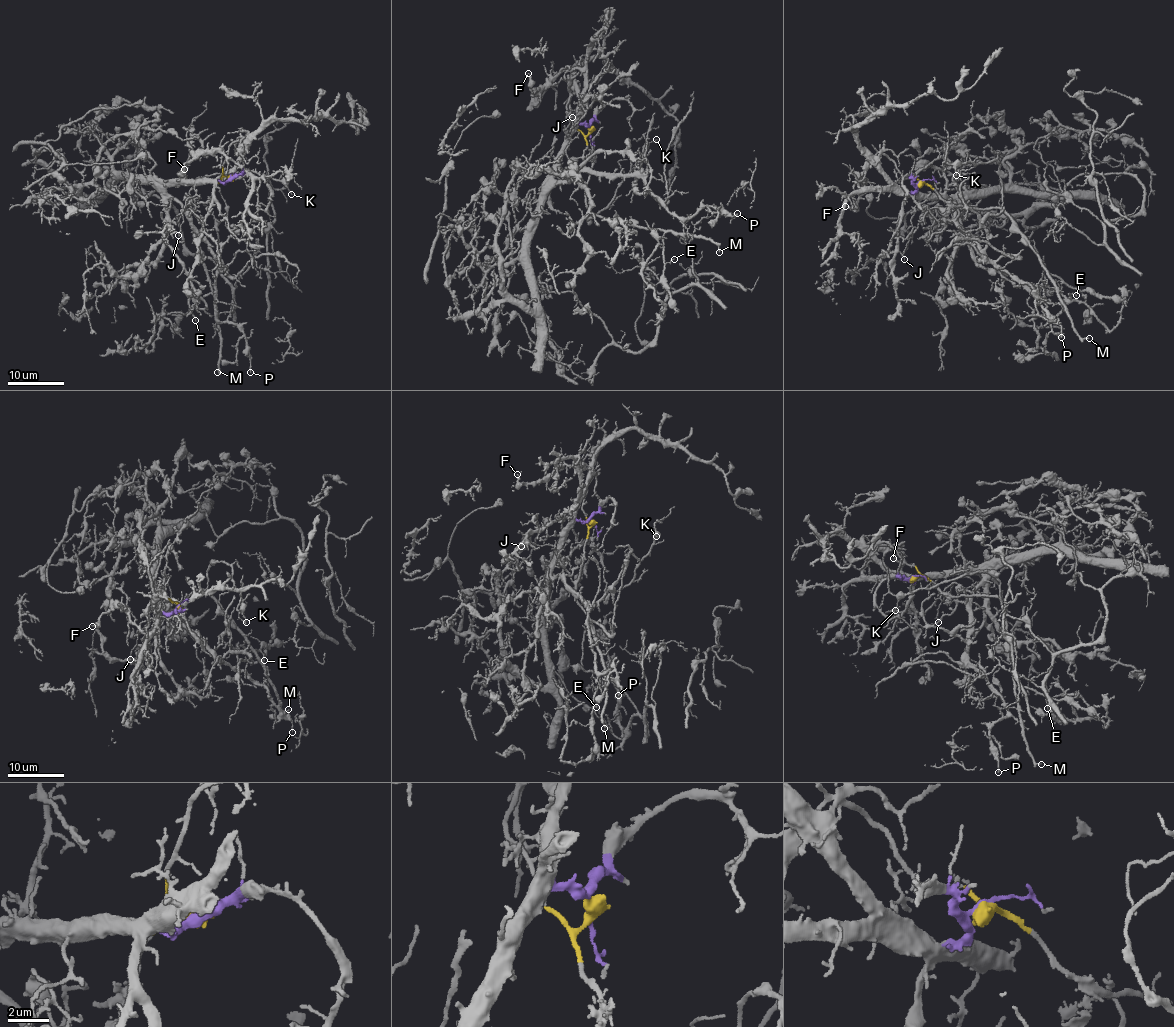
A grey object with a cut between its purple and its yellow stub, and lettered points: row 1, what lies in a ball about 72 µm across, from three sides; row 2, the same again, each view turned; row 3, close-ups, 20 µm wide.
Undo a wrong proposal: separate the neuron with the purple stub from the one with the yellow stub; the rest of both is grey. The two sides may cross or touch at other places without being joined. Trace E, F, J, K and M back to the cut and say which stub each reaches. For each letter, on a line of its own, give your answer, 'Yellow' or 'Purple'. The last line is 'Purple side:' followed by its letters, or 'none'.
E: Yellow
F: Purple
J: Yellow
K: Yellow
M: Yellow
Purple side: F

